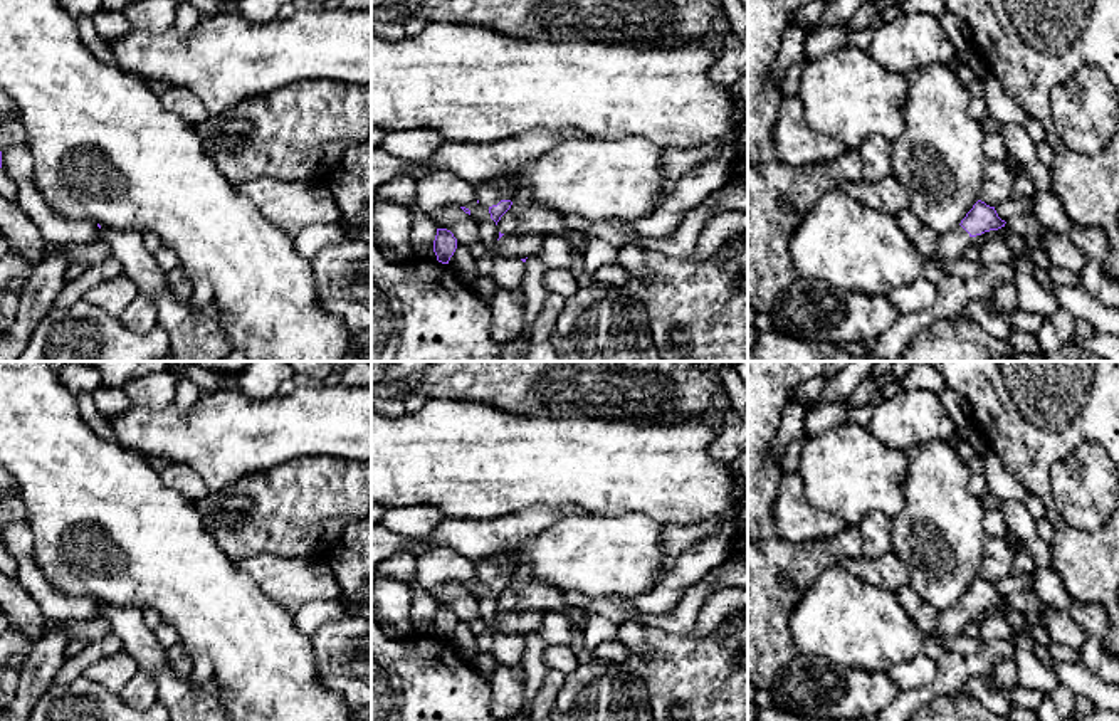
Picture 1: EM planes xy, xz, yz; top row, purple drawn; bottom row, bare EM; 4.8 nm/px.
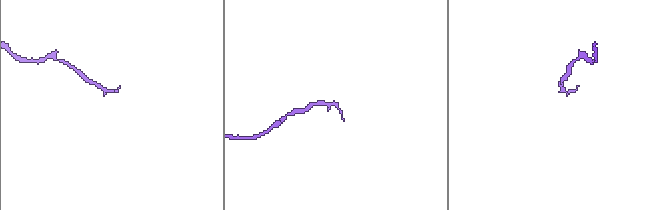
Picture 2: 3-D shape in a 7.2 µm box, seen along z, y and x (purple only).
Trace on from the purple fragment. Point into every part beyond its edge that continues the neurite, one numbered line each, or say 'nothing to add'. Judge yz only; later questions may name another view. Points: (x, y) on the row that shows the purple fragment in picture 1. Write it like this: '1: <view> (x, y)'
1: yz (951, 244)

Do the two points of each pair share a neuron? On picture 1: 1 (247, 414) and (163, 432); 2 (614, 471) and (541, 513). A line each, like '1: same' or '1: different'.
1: same
2: different

